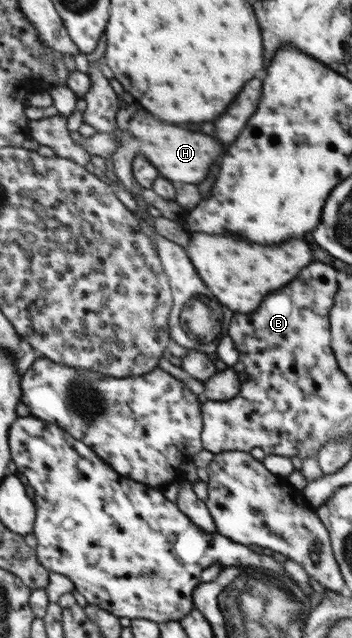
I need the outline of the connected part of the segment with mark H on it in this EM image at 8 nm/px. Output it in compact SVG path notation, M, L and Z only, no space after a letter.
M134 101L126 103L124 108L117 111L117 127L112 134L116 134L120 145L109 158L114 163L114 173L120 183L128 189L132 177L132 165L135 157L140 154L170 181L180 181L180 183L200 183L208 177L210 169L218 163L218 159L224 155L222 145L204 133L192 133L186 129L180 129L176 125L166 125L160 119L152 117L148 111L138 107Z

